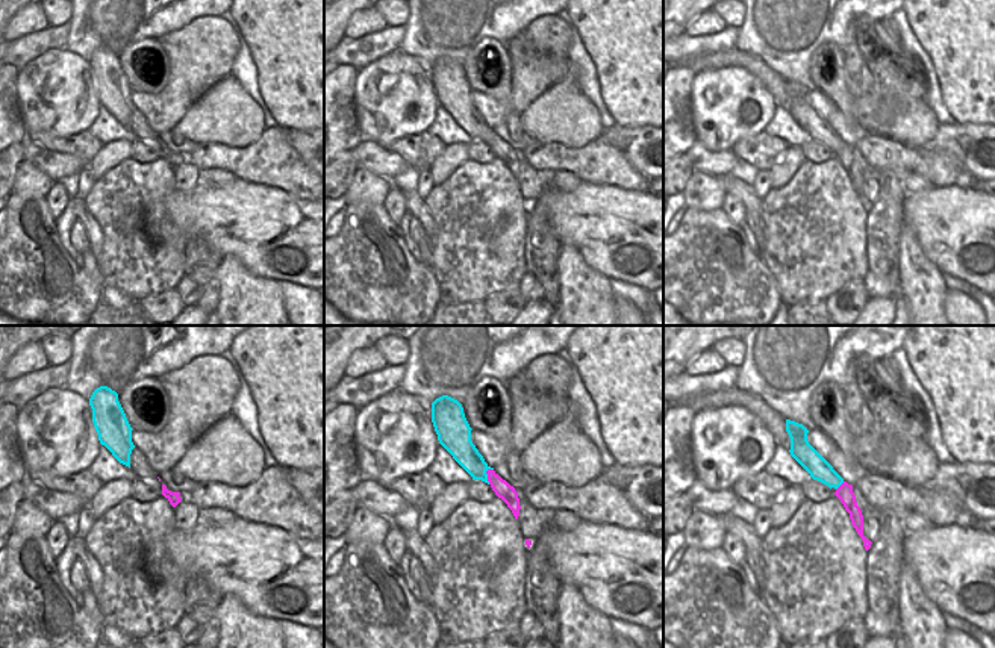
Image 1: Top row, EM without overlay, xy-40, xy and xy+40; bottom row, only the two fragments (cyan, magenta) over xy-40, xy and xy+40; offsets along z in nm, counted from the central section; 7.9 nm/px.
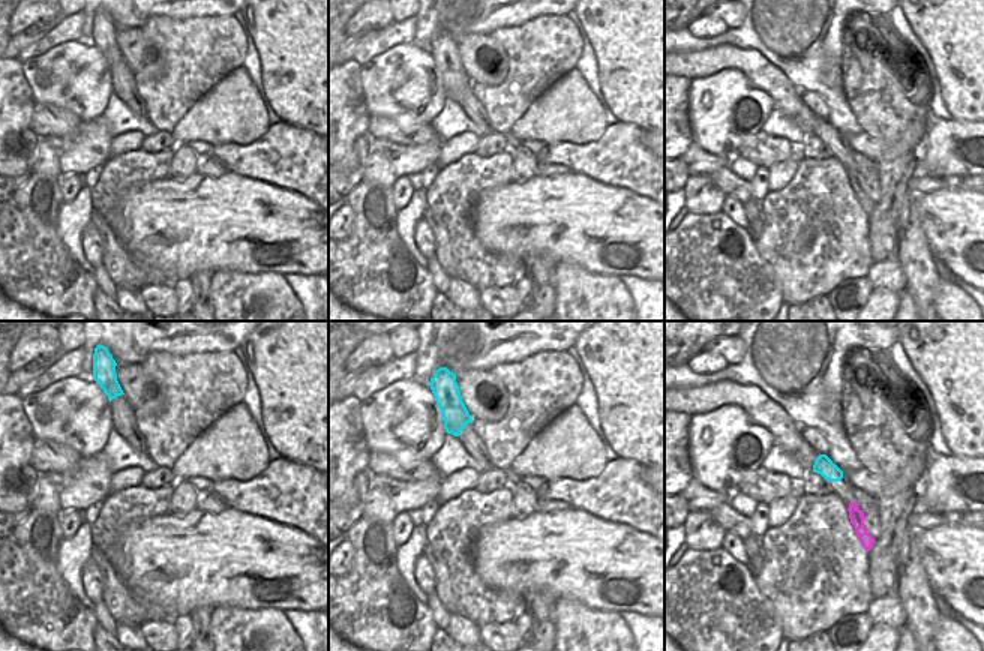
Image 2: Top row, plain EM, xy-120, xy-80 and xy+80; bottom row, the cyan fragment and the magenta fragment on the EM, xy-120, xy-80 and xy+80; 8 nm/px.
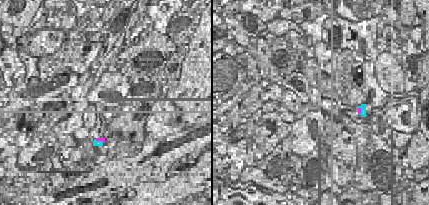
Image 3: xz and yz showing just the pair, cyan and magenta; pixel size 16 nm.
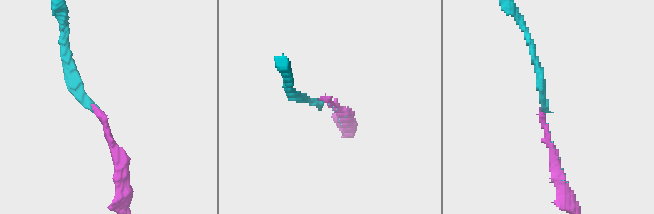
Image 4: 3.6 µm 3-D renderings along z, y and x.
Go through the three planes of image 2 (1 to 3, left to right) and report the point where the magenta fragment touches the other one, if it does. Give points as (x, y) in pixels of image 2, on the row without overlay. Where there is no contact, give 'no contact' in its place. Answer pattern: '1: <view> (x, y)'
1: no contact
2: no contact
3: no contact

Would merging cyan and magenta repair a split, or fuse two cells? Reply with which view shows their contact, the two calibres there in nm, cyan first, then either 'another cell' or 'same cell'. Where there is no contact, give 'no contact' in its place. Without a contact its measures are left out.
contact in xy; calibres 190 and 140 nm; another cell

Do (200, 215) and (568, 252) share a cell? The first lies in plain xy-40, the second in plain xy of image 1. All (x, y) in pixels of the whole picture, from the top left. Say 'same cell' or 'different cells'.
different cells

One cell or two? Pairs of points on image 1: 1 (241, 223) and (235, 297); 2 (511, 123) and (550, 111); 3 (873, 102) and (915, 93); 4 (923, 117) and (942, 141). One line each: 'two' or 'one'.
1: two
2: two
3: one
4: two

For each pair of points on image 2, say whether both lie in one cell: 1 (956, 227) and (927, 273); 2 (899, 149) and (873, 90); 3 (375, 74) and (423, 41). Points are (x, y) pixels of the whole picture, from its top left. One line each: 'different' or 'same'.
1: different
2: same
3: different

